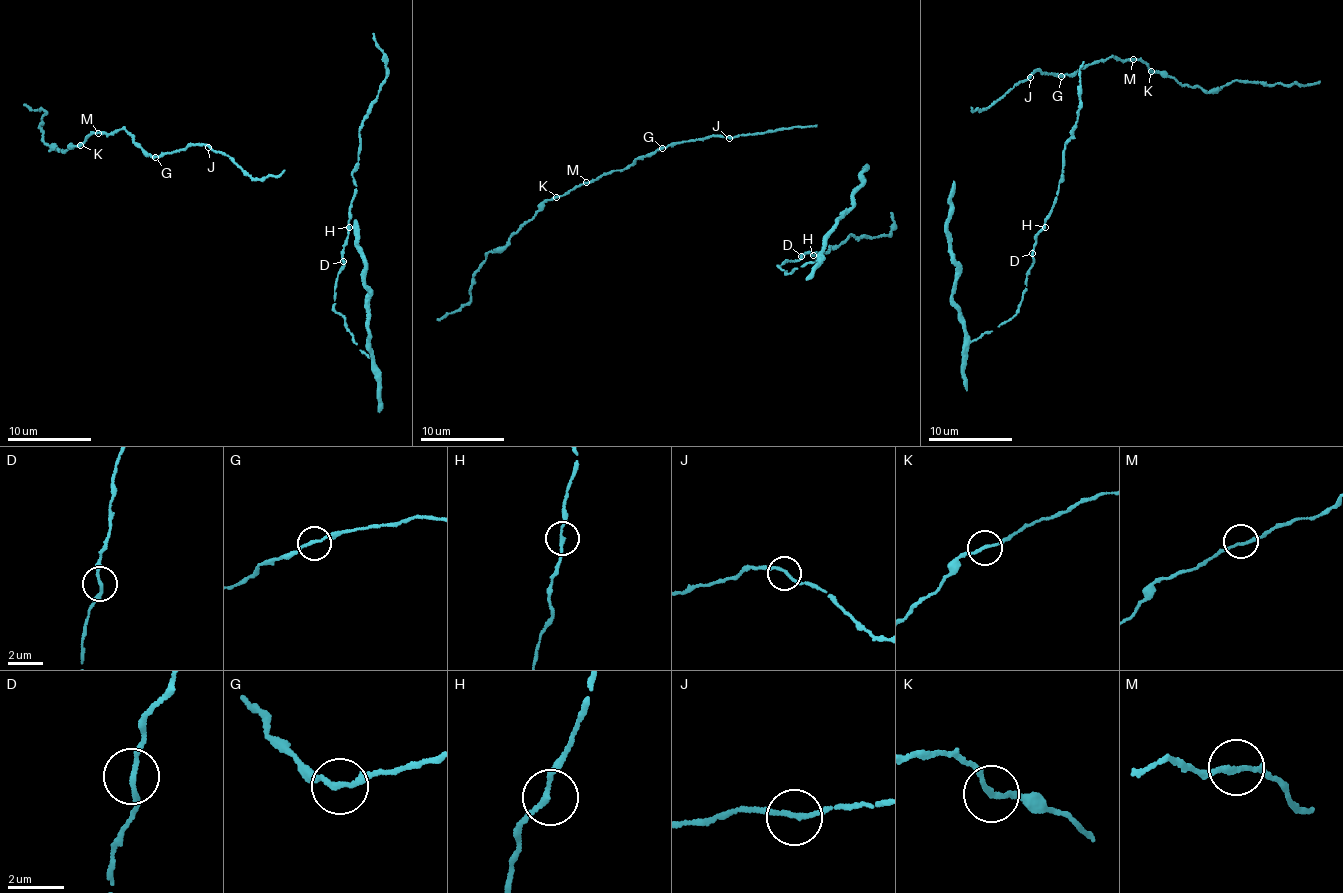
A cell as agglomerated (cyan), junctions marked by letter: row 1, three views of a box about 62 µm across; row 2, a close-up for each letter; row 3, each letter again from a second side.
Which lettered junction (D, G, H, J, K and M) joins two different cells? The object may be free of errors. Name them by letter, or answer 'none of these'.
none of these

